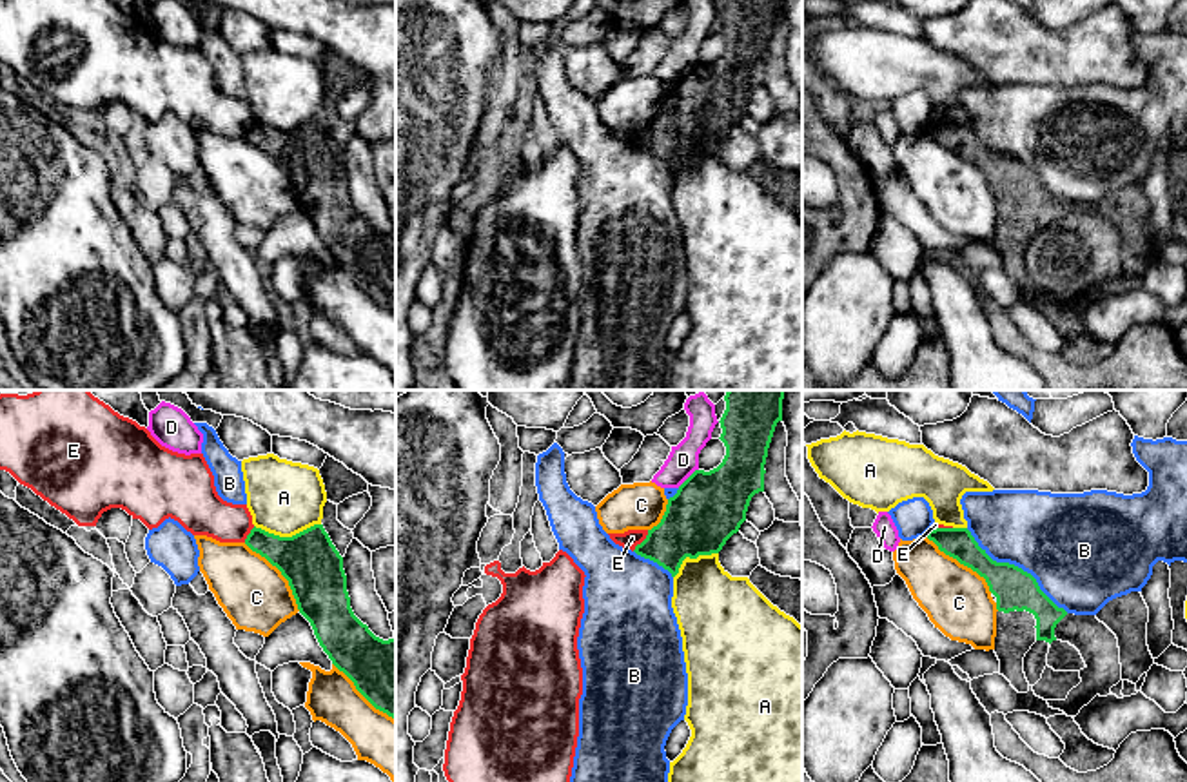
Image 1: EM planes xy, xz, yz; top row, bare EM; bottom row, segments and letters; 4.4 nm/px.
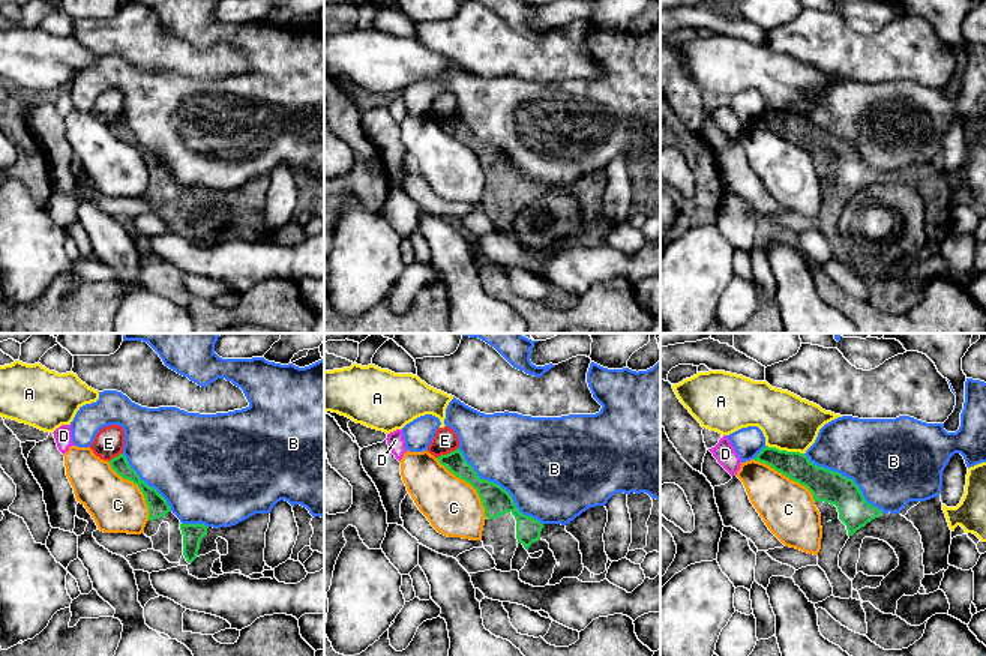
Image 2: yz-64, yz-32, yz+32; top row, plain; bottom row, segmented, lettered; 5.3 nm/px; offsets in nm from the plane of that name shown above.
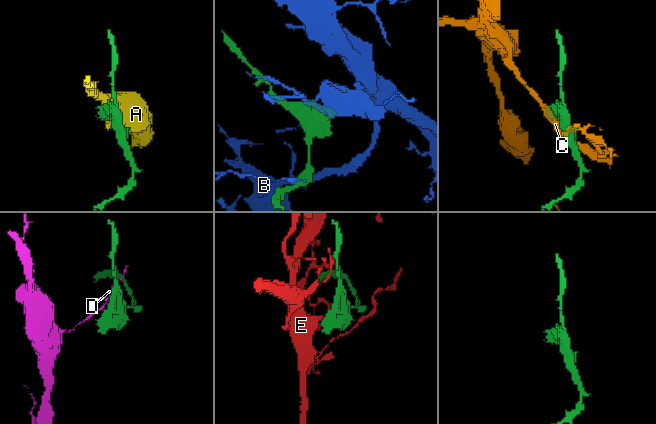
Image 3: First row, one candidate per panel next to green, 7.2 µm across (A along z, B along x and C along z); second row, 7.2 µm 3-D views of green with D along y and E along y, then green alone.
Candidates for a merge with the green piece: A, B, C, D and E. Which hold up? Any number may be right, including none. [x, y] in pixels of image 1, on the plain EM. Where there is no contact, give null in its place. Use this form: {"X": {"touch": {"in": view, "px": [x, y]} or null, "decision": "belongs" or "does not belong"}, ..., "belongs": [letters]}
{"A": {"touch": {"in": "xy", "px": [287, 131]}, "decision": "does not belong"}, "B": {"touch": {"in": "yz", "px": [1017, 160]}, "decision": "does not belong"}, "C": {"touch": {"in": "xy", "px": [282, 167]}, "decision": "does not belong"}, "D": {"touch": {"in": "xz", "px": [688, 71]}, "decision": "does not belong"}, "E": {"touch": {"in": "xz", "px": [643, 135]}, "decision": "does not belong"}, "belongs": []}

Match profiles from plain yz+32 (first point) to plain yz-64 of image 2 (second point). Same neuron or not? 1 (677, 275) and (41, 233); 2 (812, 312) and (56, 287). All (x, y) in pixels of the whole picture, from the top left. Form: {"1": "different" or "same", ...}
{"1": "same", "2": "different"}

